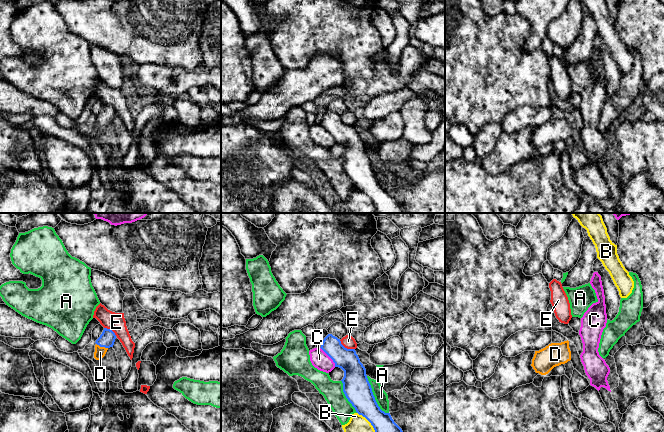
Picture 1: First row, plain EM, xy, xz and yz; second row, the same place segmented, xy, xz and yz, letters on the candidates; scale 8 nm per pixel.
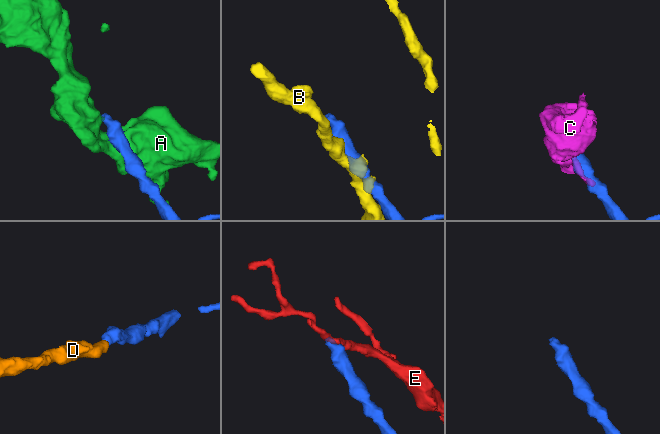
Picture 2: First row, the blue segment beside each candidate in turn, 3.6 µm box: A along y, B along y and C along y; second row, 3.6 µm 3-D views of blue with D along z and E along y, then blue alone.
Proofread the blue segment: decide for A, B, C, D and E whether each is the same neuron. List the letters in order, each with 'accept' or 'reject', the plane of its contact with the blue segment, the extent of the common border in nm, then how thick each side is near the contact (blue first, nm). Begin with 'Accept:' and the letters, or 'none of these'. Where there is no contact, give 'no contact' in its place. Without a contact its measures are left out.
Accept: D
A: reject; meets blue in xz; contact 360 nm long; 220 nm thick on the blue side, 110 nm on the other
B: reject; meets blue in xz; contact 220 nm long; 220 nm thick on the blue side, 140 nm on the other
C: reject; meets blue in xz; contact 200 nm long; 180 nm thick on the blue side, 140 nm on the other
D: accept; meets blue in xy; contact 100 nm long; 120 nm thick on the blue side, 90 nm on the other
E: reject; meets blue in xz; contact 150 nm long; 180 nm thick on the blue side, 100 nm on the other

